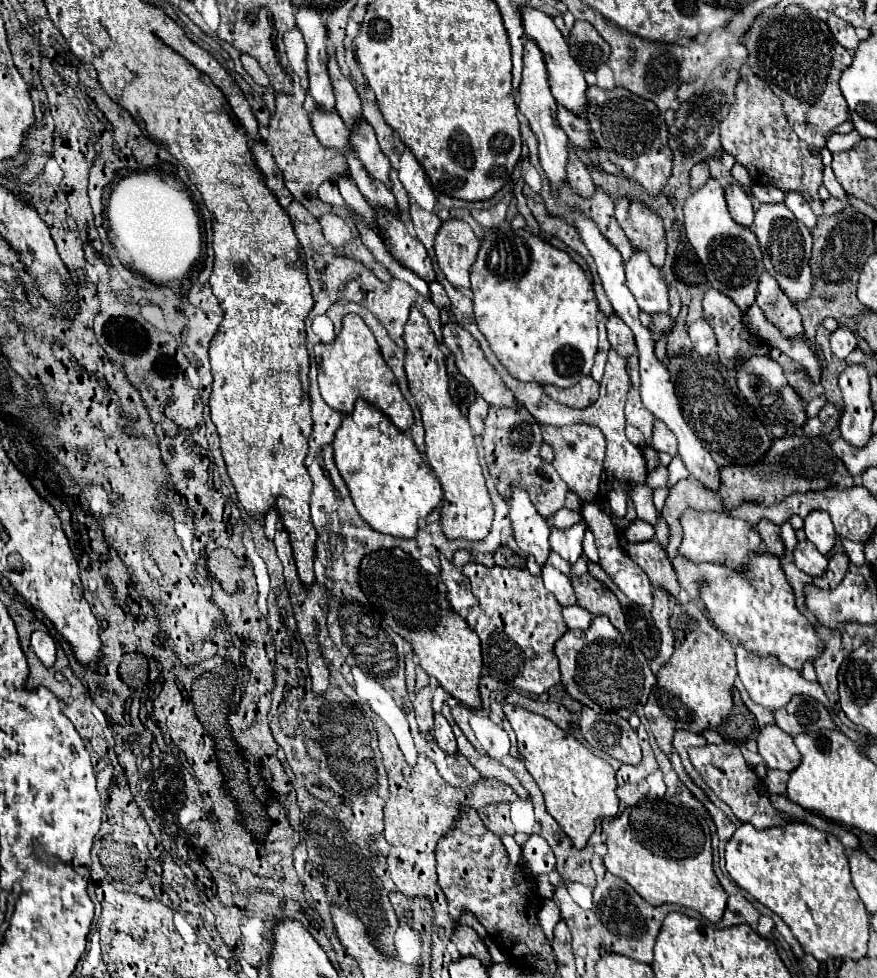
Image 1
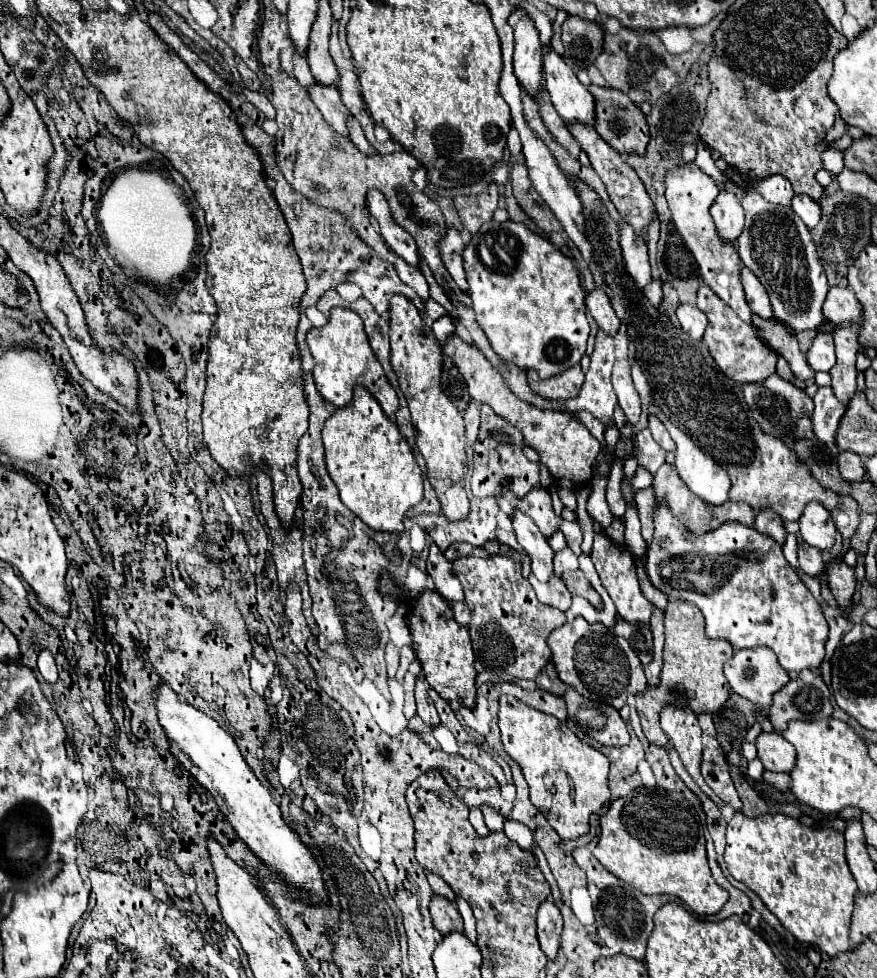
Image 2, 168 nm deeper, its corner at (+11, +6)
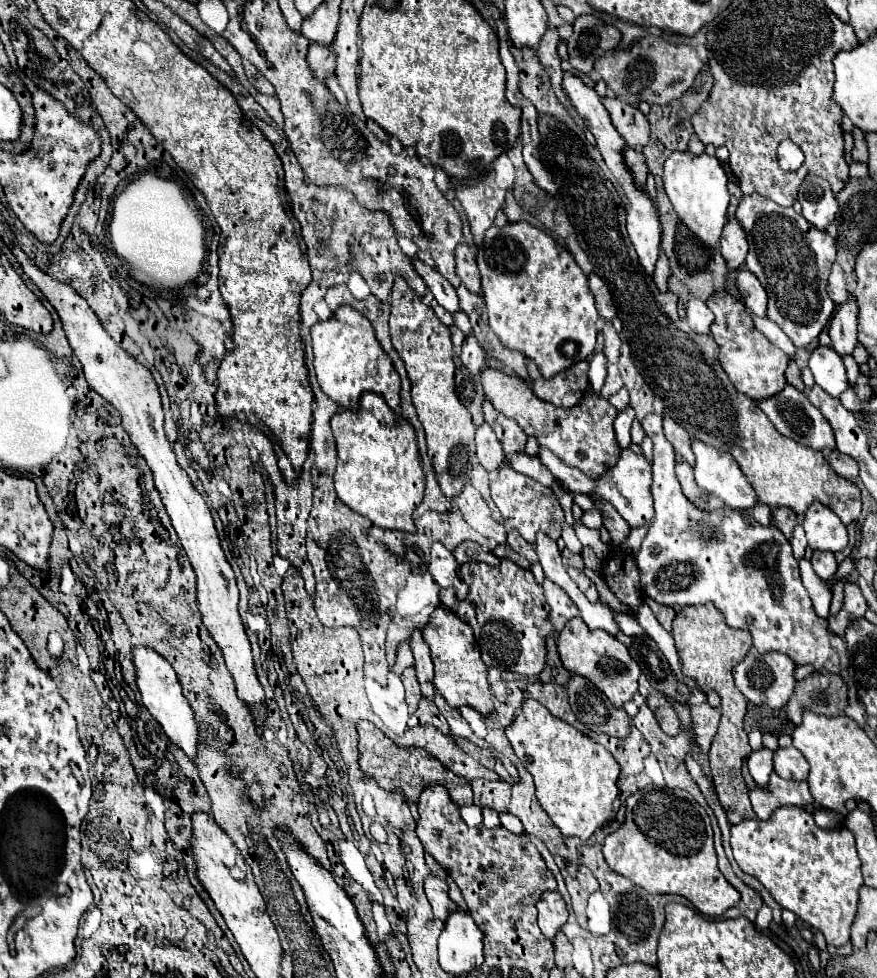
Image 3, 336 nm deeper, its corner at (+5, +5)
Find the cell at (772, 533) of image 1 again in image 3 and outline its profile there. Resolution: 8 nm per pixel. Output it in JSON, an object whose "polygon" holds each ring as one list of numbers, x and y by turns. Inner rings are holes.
{"polygon":[[777,507,773,509,773,525,783,531,783,535,789,539,793,535,793,529,797,525,795,511,789,511,789,507]]}

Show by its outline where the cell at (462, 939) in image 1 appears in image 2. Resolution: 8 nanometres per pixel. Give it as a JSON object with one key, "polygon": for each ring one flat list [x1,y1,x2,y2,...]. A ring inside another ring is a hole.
{"polygon":[[433,896,429,904,429,912,433,918,433,926,445,936,449,930,461,930,463,932,463,918,457,910,455,902,449,902,441,896]]}

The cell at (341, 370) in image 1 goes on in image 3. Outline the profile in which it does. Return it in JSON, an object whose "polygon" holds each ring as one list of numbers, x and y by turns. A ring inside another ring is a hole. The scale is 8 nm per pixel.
{"polygon":[[339,307,329,321,319,321,311,327,311,345,313,345,313,365,317,373,317,381,325,395,329,395,335,403,345,409,357,411,359,397,365,391,373,391,381,395,391,409,399,405,401,381,391,363,391,359,381,349,371,323,367,317,353,307]]}

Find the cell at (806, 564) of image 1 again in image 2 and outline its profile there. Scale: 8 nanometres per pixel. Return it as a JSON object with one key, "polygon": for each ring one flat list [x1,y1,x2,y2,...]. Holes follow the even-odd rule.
{"polygon":[[799,546,799,564,801,570,809,576,819,576,825,568,825,562,821,558,819,550,813,550,813,546]]}

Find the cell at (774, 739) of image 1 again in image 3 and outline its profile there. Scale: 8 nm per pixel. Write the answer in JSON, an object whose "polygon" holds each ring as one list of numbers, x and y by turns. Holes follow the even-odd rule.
{"polygon":[[795,747,777,749,775,751,775,773,779,773,783,779,805,781,809,775,807,759,803,759,801,751,797,751]]}

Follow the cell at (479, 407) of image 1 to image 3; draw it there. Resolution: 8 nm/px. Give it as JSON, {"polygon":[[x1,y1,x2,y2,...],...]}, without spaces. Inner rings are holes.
{"polygon":[[483,423,477,429,475,443,477,443,477,459,485,467,487,473,497,471,505,463,505,455,503,455,503,449,501,449,501,443,497,441,495,433,491,431,491,427,487,423]]}

